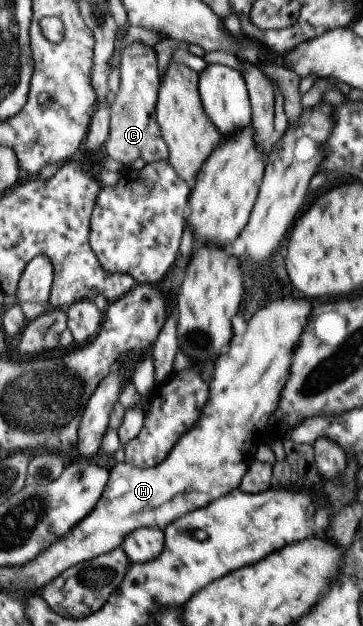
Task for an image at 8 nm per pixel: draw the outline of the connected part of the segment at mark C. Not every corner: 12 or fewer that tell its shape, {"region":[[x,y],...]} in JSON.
{"region":[[121,51],[106,155],[127,165],[166,160],[155,120],[156,56]]}

